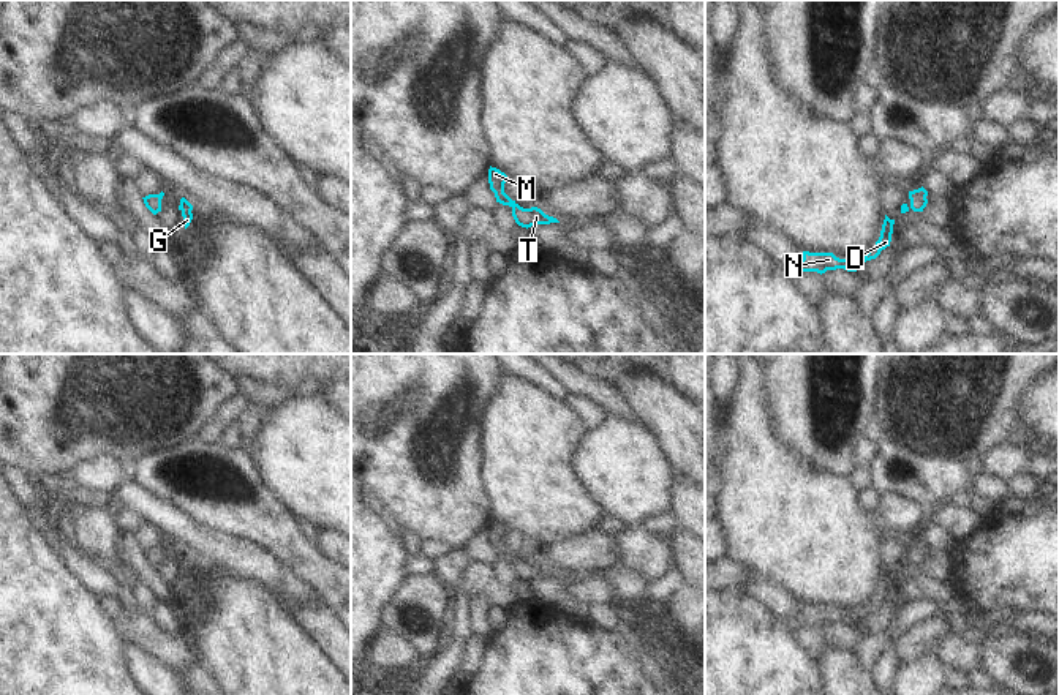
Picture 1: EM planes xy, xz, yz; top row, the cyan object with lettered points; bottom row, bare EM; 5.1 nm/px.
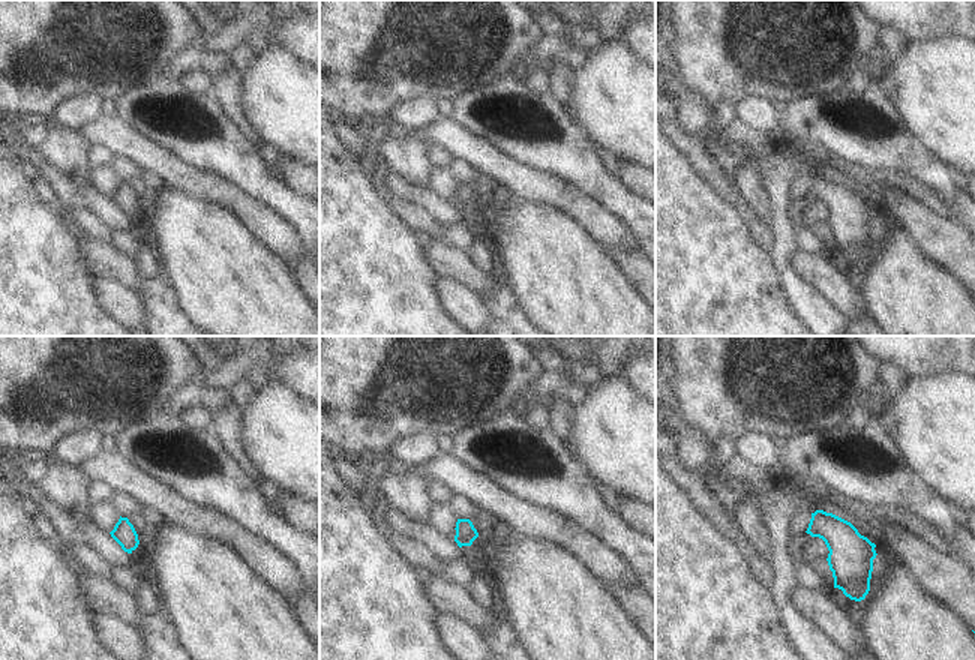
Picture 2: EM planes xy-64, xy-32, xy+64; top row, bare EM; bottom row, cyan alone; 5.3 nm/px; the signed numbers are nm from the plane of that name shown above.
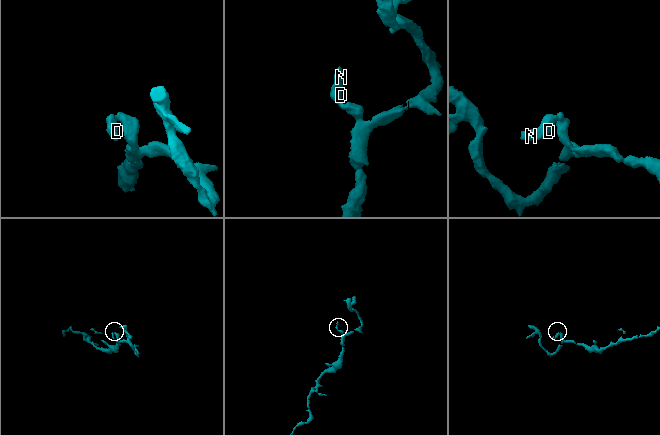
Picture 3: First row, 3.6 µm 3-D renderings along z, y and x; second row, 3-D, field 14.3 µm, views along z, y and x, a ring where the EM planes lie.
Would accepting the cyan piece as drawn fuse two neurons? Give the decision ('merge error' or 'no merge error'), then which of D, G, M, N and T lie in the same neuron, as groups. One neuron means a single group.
no merge error | D G M N T

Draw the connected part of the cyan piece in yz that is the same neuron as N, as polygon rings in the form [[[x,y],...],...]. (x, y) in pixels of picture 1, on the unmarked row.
[[[885,569],[880,591],[876,599],[863,611],[839,613],[833,607],[809,607],[803,605],[800,626],[825,627],[827,624],[844,622],[847,626],[857,626],[866,614],[876,613],[882,603],[890,600],[895,573]]]

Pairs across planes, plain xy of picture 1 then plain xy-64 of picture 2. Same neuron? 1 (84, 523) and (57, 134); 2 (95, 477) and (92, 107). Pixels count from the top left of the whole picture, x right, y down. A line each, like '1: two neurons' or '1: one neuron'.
1: one neuron
2: one neuron

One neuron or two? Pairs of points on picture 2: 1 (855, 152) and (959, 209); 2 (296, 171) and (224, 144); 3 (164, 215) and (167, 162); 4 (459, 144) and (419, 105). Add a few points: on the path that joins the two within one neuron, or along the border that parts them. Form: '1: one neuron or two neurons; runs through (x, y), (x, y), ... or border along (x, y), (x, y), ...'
1: one neuron; runs through (882, 152), (899, 152), (908, 156), (936, 182)
2: two neurons; border along (278, 177), (284, 185), (303, 197)
3: two neurons; border along (165, 183), (198, 198)
4: two neurons; border along (438, 116), (416, 132)

